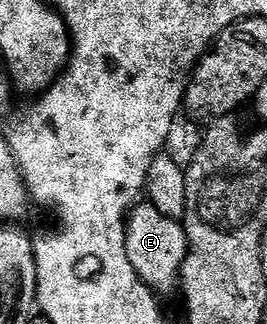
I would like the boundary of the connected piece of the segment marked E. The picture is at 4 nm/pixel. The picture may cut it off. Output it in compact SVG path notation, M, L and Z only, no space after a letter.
M142 202L131 211L126 225L126 253L132 270L155 294L170 292L179 287L182 264L191 251L186 239L185 227L179 221L168 218L149 202Z

